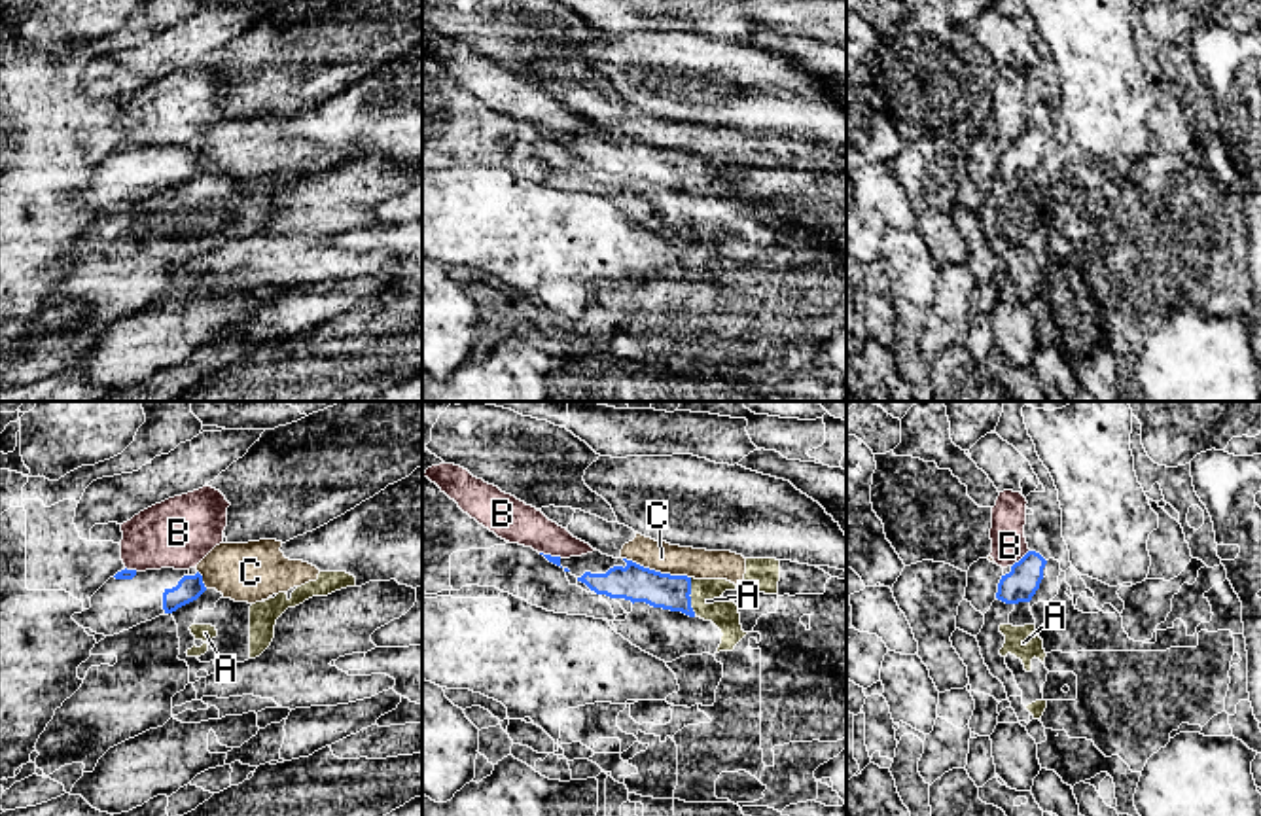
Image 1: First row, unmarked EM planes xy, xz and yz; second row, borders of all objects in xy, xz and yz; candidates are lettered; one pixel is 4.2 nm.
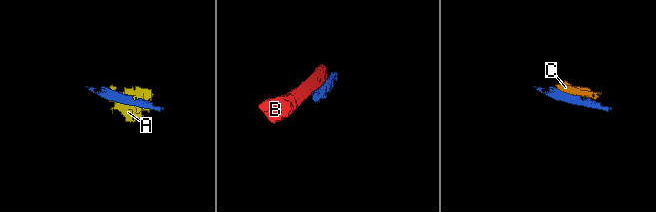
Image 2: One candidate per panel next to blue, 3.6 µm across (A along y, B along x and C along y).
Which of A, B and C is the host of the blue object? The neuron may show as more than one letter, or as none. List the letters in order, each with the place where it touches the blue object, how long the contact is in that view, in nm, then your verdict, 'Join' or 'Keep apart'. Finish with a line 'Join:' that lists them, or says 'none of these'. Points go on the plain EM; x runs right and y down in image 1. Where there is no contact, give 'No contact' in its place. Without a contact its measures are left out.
A: Touches blue at xz (690, 173). Shared border 160 nm. Keep apart
B: Touches blue at yz (1021, 135). Shared border 110 nm. Keep apart
C: Touches blue at xz (657, 148). Shared border 300 nm. Keep apart
Join: none of these

